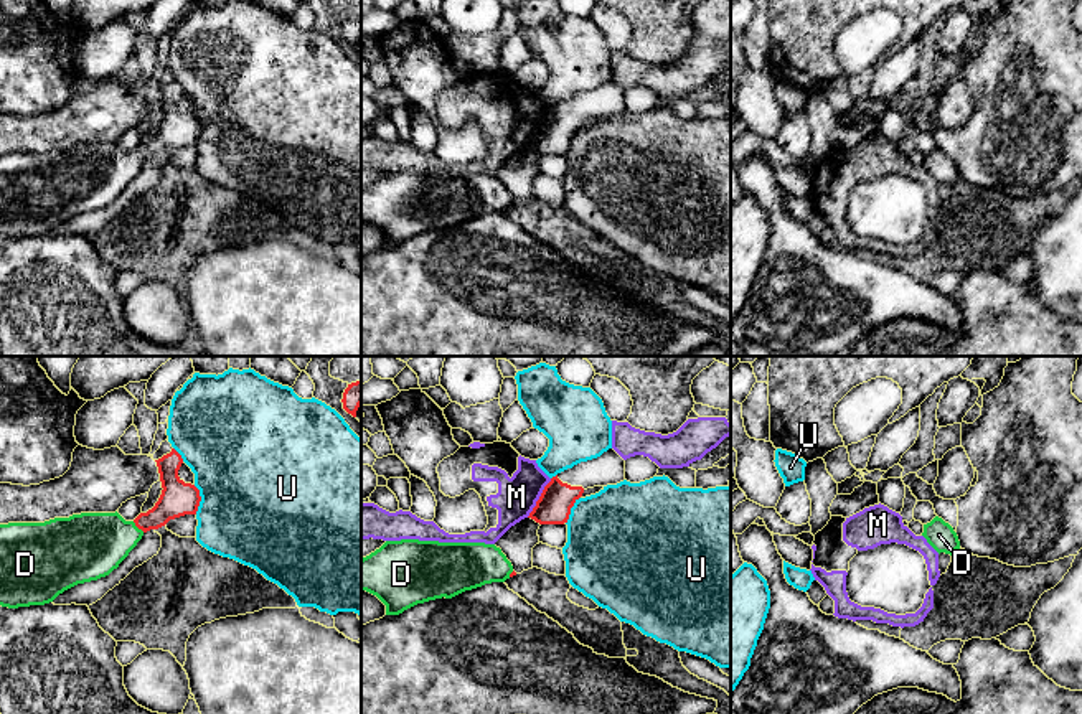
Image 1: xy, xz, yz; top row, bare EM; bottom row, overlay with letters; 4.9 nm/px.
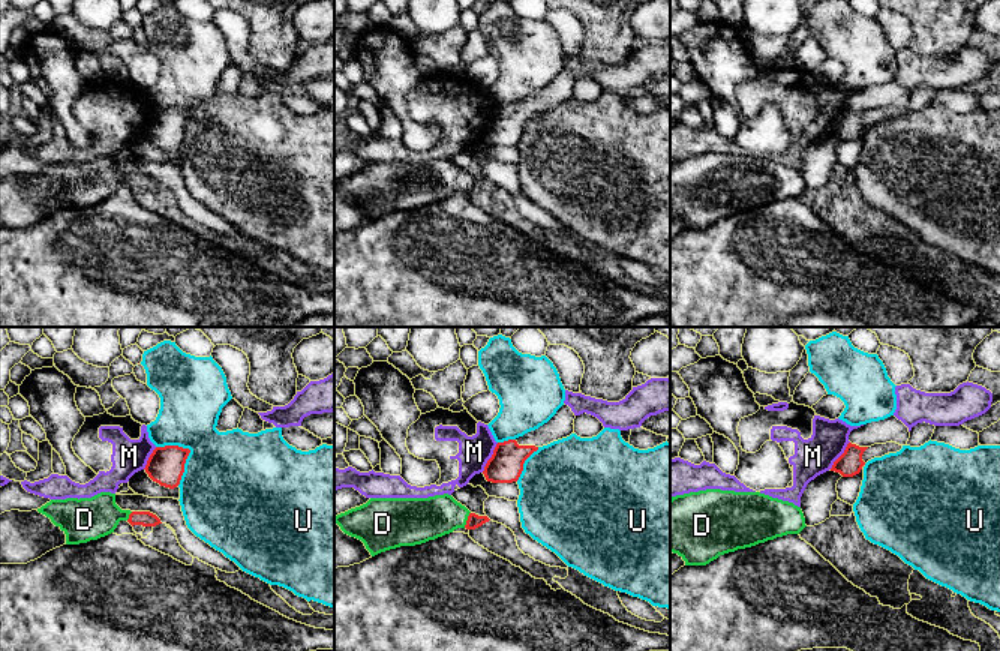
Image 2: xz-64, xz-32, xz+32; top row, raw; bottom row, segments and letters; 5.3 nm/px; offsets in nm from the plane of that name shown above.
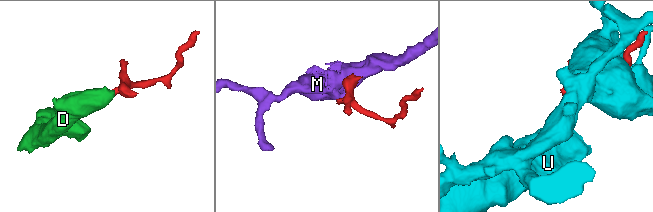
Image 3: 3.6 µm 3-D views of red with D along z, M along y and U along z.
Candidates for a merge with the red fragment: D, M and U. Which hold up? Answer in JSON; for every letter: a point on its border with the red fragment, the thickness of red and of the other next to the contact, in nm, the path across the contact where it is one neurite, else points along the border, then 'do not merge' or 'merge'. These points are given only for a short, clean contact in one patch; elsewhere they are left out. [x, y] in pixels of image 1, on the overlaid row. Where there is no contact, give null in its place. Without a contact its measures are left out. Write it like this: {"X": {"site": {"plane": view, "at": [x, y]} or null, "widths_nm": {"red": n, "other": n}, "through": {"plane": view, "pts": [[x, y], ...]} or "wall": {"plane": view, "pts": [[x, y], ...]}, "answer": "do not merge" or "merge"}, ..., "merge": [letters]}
{"D": {"site": {"plane": "xy", "at": [139, 528]}, "widths_nm": {"red": 170, "other": 320}, "through": {"plane": "xy", "pts": [[178, 498], [139, 528], [91, 544]]}, "answer": "merge"}, "M": {"site": {"plane": "xz", "at": [540, 498]}, "widths_nm": {"red": 160, "other": 200}, "wall": {"plane": "xz", "pts": [[551, 479], [526, 516]]}, "answer": "do not merge"}, "U": {"site": {"plane": "xy", "at": [200, 500]}, "widths_nm": {"red": 170, "other": 500}, "answer": "do not merge"}, "merge": ["D"]}

